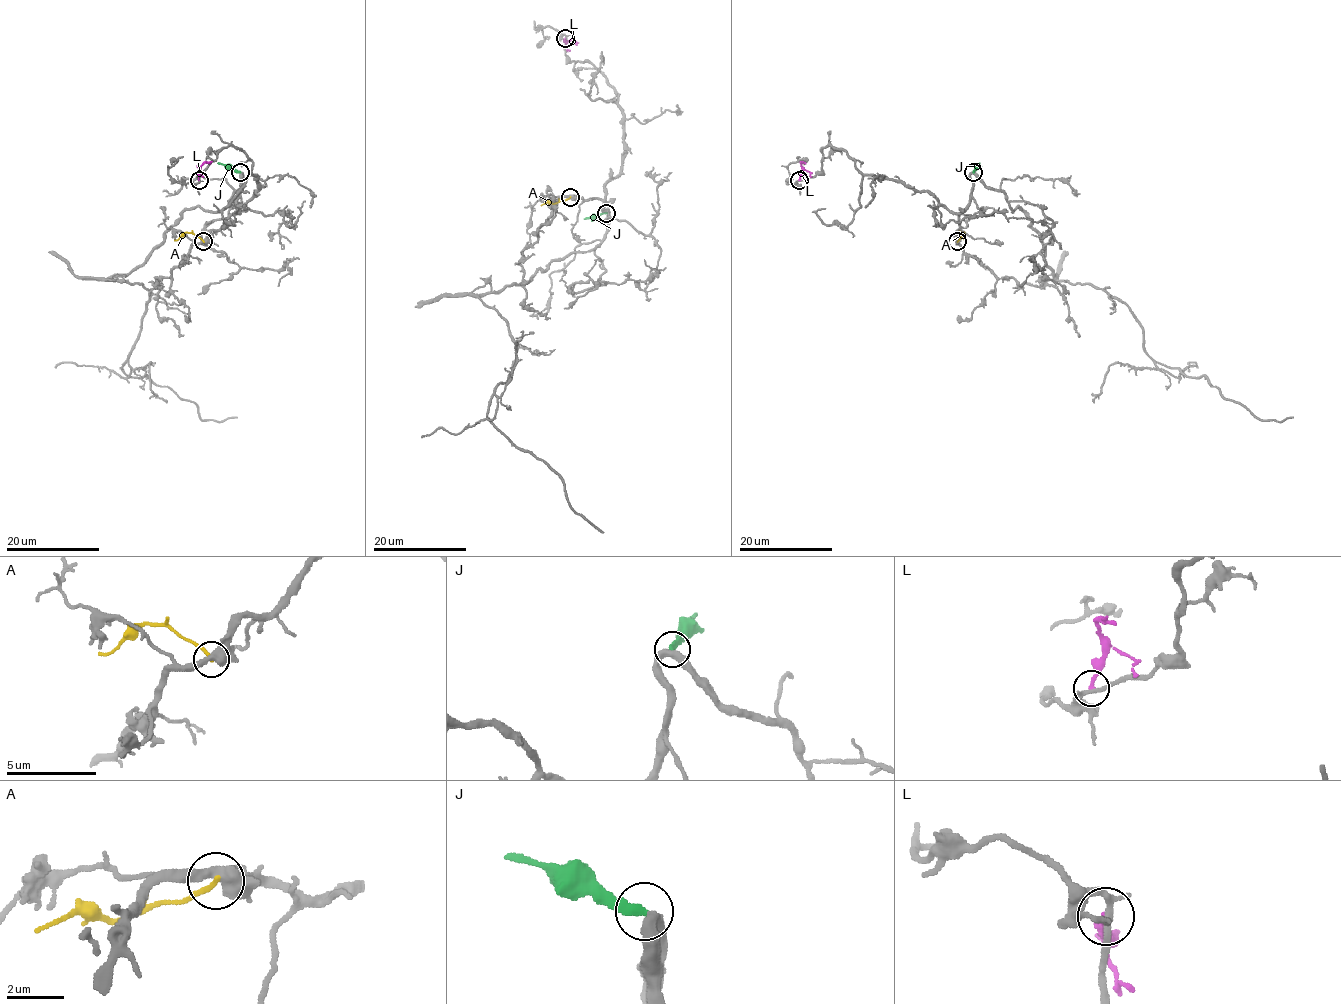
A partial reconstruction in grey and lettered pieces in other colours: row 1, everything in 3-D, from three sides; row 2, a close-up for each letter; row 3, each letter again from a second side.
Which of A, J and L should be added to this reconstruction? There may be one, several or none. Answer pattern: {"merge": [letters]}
{"merge": []}

